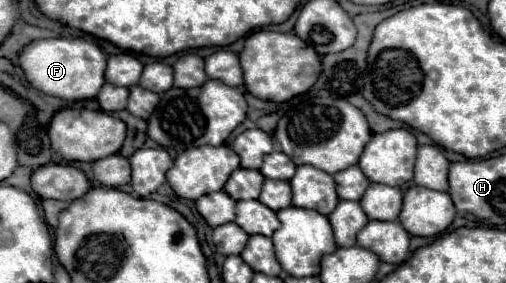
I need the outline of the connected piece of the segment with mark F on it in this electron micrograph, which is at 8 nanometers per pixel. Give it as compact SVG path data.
M40 38L40 40L32 40L30 44L26 44L20 54L18 54L18 62L20 68L24 70L26 80L30 82L32 88L62 98L62 100L88 100L88 98L96 98L98 88L102 88L102 84L106 82L102 72L106 70L106 56L102 54L102 50L94 44L94 42L86 42L82 38Z

